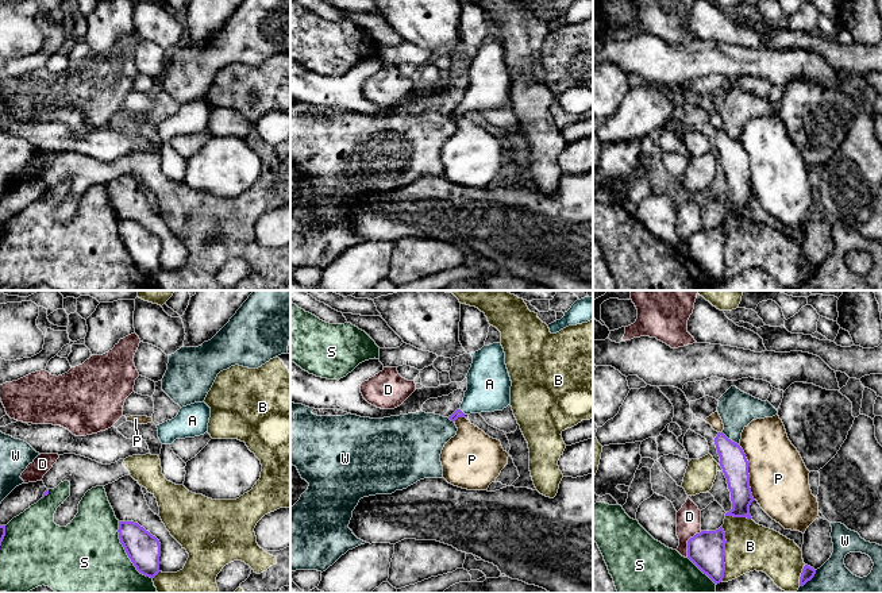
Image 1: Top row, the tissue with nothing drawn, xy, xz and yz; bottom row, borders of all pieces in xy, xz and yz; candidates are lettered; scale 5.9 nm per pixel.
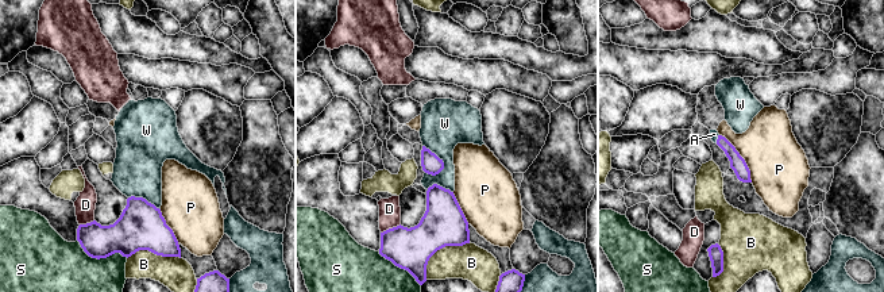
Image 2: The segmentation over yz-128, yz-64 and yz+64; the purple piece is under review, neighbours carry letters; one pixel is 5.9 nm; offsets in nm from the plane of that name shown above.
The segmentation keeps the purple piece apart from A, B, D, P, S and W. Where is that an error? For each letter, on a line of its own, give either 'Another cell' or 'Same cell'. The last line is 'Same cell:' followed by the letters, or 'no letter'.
A: Same cell
B: Another cell
D: Another cell
P: Another cell
S: Another cell
W: Another cell
Same cell: A

